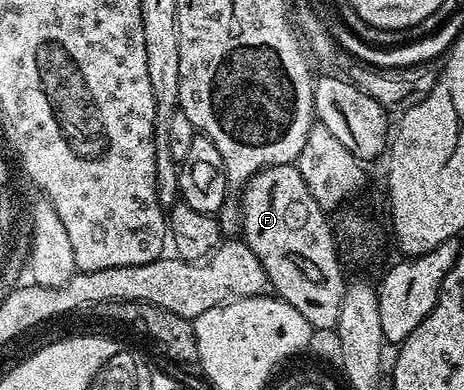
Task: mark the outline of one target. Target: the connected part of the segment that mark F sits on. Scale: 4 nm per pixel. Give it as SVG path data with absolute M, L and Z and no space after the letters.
M286 163L265 167L251 178L241 191L239 208L242 213L243 242L258 258L274 294L293 305L316 329L332 330L340 317L340 309L347 286L337 257L337 239L327 219L328 214L313 197L296 164Z

